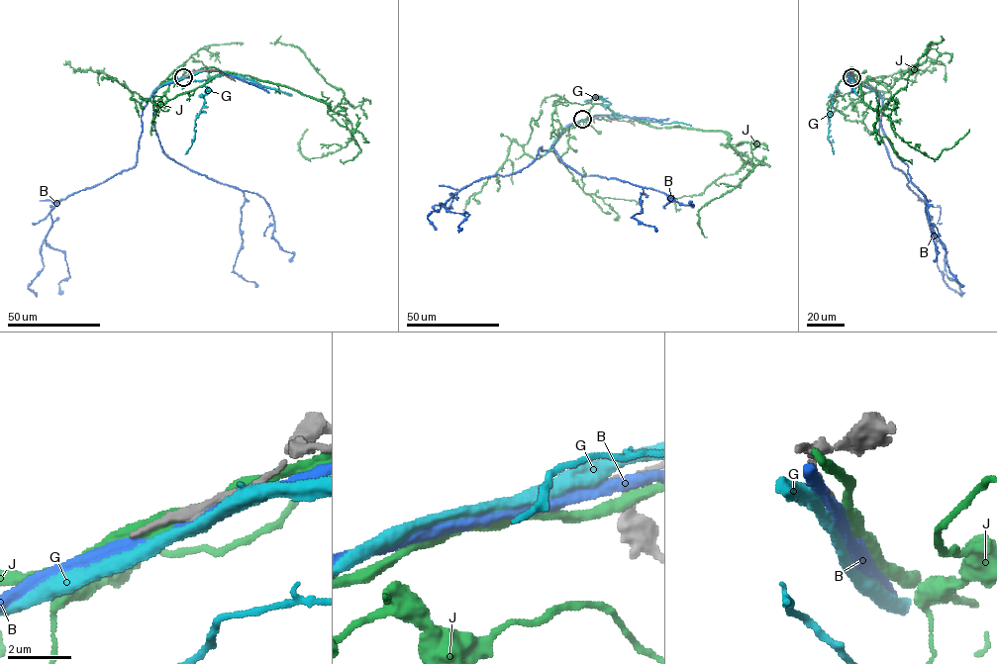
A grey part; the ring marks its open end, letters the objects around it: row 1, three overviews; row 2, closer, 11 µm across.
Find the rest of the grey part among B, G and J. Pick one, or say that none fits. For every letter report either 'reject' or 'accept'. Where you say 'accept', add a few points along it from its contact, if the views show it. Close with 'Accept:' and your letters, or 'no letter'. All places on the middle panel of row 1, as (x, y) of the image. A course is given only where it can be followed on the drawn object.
B: reject
G: reject
J: reject
Accept: no letter

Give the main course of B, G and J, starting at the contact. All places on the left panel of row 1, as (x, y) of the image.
B: (183, 77), (149, 98), (136, 164), (50, 210), (46, 241), (63, 252), (69, 275), (58, 283), (61, 295)
G: (185, 76), (203, 71), (224, 73), (204, 85), (210, 90), (204, 95), (195, 120), (194, 139), (185, 154)
J: (185, 76), (214, 67), (285, 85), (343, 115), (353, 138), (339, 149), (307, 158), (299, 148), (307, 129)

